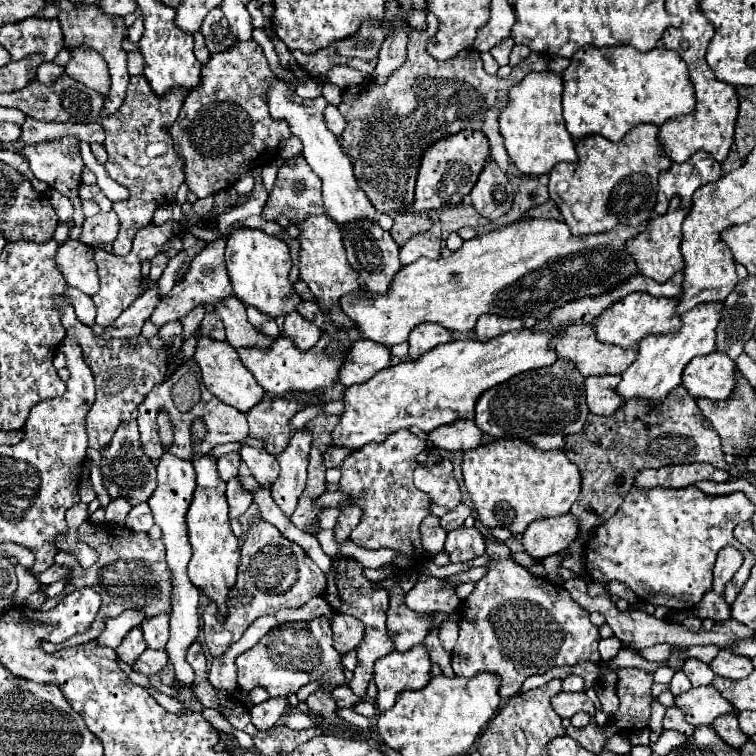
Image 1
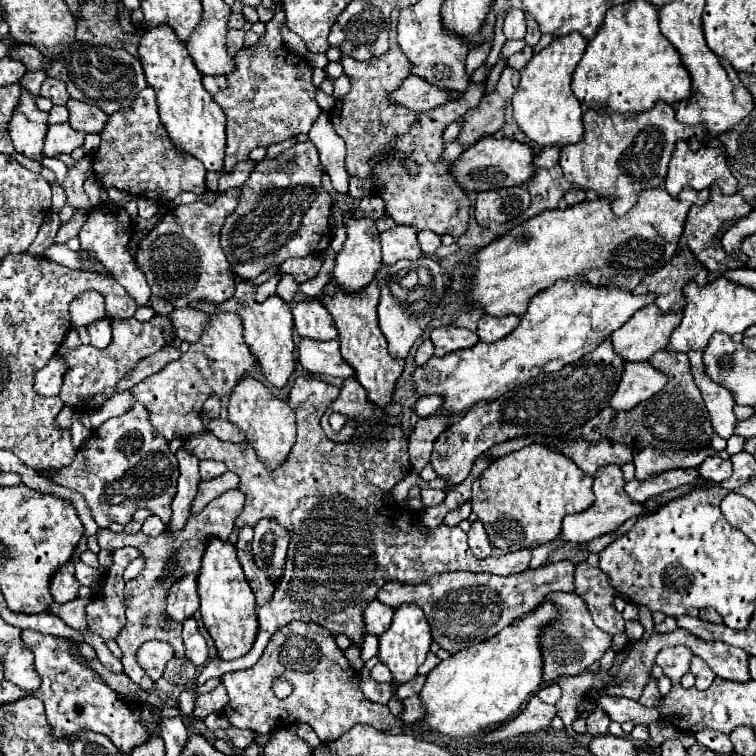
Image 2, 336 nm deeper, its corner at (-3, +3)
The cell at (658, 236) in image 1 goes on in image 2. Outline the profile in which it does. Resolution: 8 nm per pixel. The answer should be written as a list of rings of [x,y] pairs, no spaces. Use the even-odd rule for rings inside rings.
[[[711,192],[711,200],[705,206],[693,206],[687,214],[687,224],[685,224],[685,232],[681,236],[681,246],[689,246],[691,252],[695,254],[695,258],[709,270],[709,272],[725,272],[725,270],[737,270],[737,268],[747,268],[747,264],[739,264],[739,260],[735,260],[733,256],[727,256],[727,252],[723,252],[721,242],[717,242],[717,234],[721,230],[723,224],[735,220],[735,218],[743,218],[751,212],[751,204],[747,204],[743,200],[743,196],[735,194],[735,196],[723,196],[719,192]]]

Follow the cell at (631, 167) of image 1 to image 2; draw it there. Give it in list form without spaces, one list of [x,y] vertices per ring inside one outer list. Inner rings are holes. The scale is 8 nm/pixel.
[[[655,104],[651,112],[643,114],[613,114],[613,112],[603,112],[603,110],[587,110],[583,114],[583,124],[585,124],[585,134],[577,144],[567,144],[567,148],[561,148],[561,168],[575,186],[583,190],[595,190],[599,196],[611,198],[611,208],[615,216],[623,216],[629,212],[629,208],[637,202],[637,194],[645,188],[657,188],[665,182],[667,174],[667,164],[671,160],[671,154],[675,150],[675,144],[679,140],[687,140],[693,150],[699,150],[703,142],[707,140],[707,128],[701,126],[687,126],[679,124],[675,120],[675,108],[669,104]]]

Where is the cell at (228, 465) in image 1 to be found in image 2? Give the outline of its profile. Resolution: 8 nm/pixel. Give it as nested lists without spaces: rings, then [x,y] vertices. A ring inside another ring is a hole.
[[[205,460],[199,464],[199,470],[201,470],[201,480],[213,480],[221,474],[227,472],[227,466],[223,462],[213,462],[213,460]]]

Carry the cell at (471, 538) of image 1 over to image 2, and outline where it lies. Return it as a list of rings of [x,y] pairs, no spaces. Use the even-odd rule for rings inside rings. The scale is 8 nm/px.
[[[477,520],[471,524],[471,530],[467,532],[469,536],[469,548],[473,552],[475,558],[489,558],[491,548],[489,548],[489,540],[487,540],[487,532],[483,528],[483,524]]]

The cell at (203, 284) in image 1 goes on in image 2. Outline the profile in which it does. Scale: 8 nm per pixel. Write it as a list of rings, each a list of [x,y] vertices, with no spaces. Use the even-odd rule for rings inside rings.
[[[311,141],[296,143],[289,149],[280,153],[276,158],[265,158],[259,162],[259,172],[251,172],[249,180],[241,188],[239,206],[235,212],[225,220],[221,228],[221,248],[233,268],[233,272],[239,278],[257,278],[267,268],[277,268],[287,258],[303,258],[309,254],[319,254],[329,248],[331,242],[331,230],[329,230],[329,218],[331,218],[331,196],[321,186],[323,168],[319,162],[319,154]],[[295,170],[293,178],[287,178],[281,172]]]

